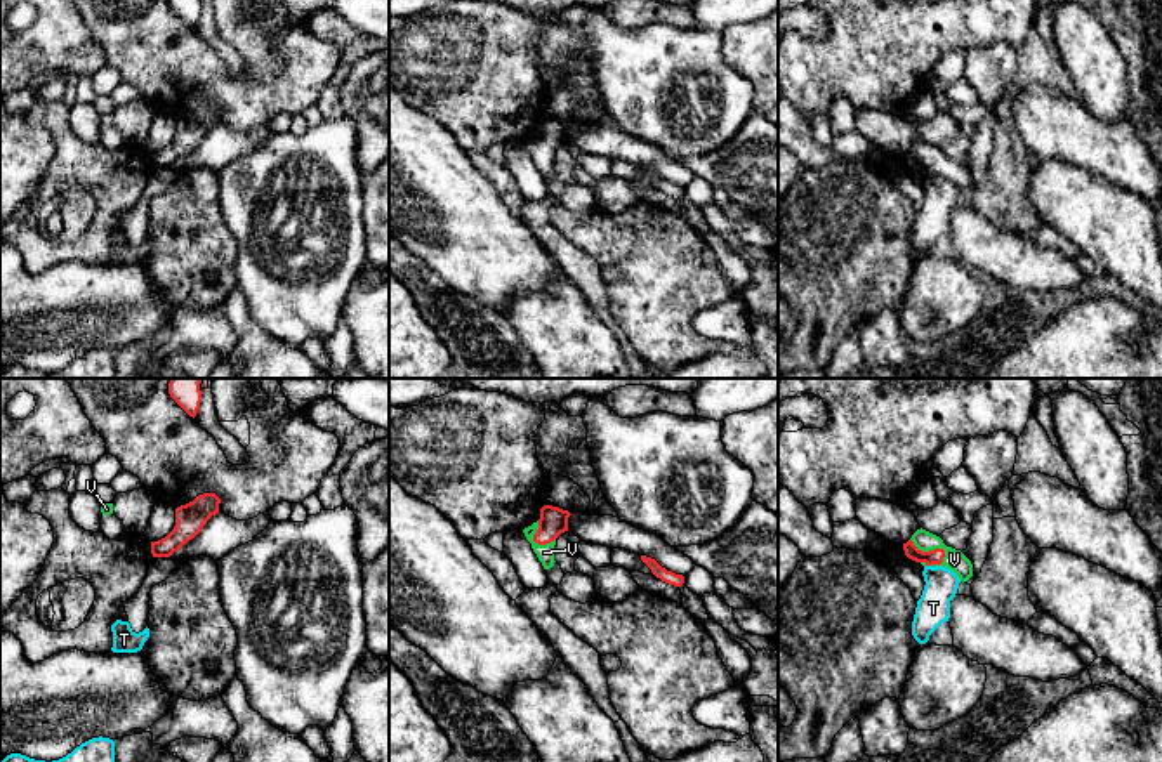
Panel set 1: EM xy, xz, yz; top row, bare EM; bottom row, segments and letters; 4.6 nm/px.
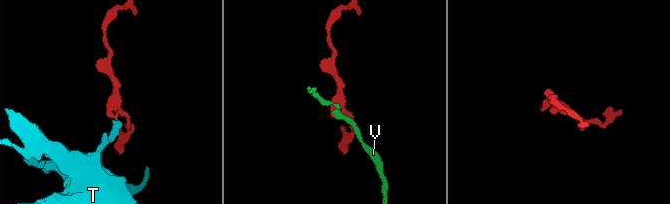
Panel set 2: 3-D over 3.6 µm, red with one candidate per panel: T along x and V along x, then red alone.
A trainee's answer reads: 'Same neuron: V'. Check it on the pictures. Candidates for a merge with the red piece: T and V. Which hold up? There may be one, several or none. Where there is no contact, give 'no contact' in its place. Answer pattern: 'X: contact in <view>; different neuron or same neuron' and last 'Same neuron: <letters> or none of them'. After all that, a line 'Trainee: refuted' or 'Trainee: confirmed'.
T: contact in yz; different neuron
V: contact in yz; same neuron
Same neuron: V
Trainee: confirmed

